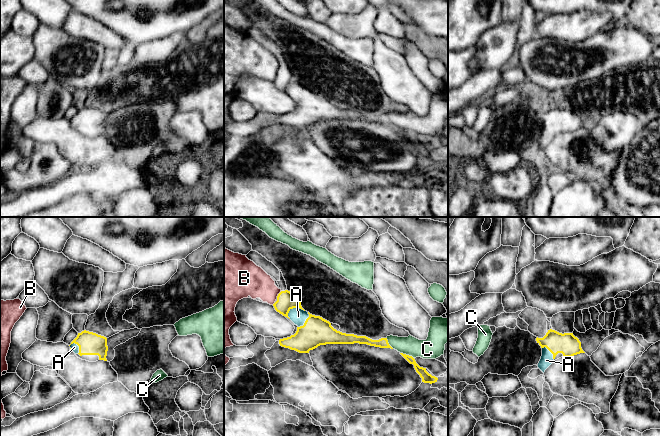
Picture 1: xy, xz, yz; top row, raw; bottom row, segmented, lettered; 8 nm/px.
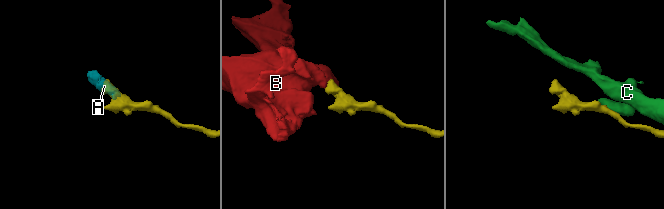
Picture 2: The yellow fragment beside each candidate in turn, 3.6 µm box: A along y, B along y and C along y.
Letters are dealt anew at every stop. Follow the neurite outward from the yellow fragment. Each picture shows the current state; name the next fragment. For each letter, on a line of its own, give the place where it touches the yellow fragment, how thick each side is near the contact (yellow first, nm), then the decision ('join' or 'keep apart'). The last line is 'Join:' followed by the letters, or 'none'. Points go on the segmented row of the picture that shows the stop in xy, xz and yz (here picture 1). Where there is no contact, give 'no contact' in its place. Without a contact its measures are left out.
A: meets yellow in xz at (294, 307); 150 nm thick on the yellow side, 130 nm on the other; join
B: meets yellow in xz at (278, 295); 150 nm thick on the yellow side, 260 nm on the other; keep apart
C: meets yellow in xz at (407, 355); 80 nm thick on the yellow side, 180 nm on the other; keep apart
Join: A

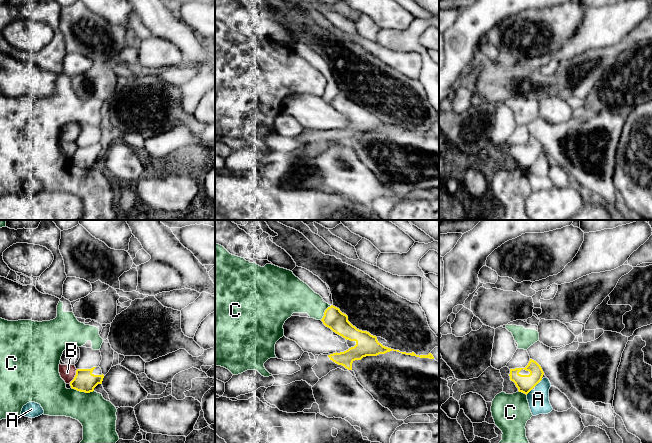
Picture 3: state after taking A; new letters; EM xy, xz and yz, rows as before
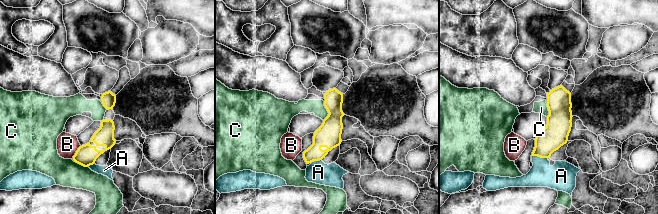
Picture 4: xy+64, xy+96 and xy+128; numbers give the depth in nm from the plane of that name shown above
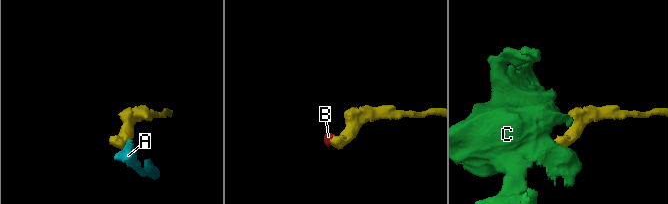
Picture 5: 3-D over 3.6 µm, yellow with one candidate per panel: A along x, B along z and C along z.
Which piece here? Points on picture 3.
A: meets yellow in yz at (528, 392); 140 nm thick on the yellow side, 170 nm on the other; keep apart
B: meets yellow in xy at (75, 376); 180 nm thick on the yellow side, 130 nm on the other; keep apart
C: meets yellow in xy at (82, 391); 180 nm thick on the yellow side, 280 nm on the other; keep apart
Join: none

